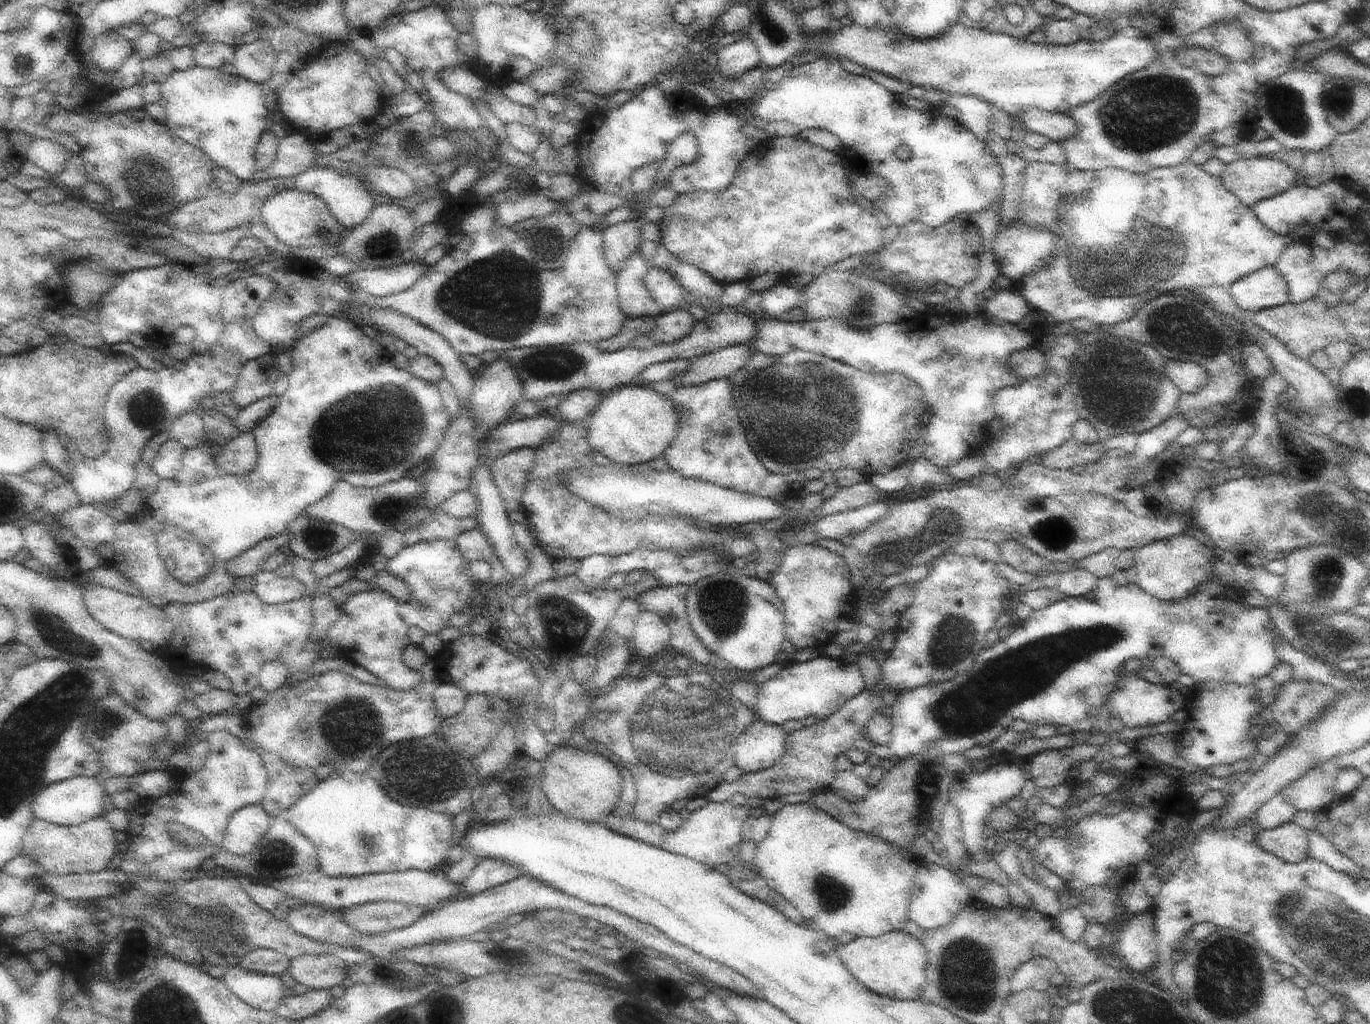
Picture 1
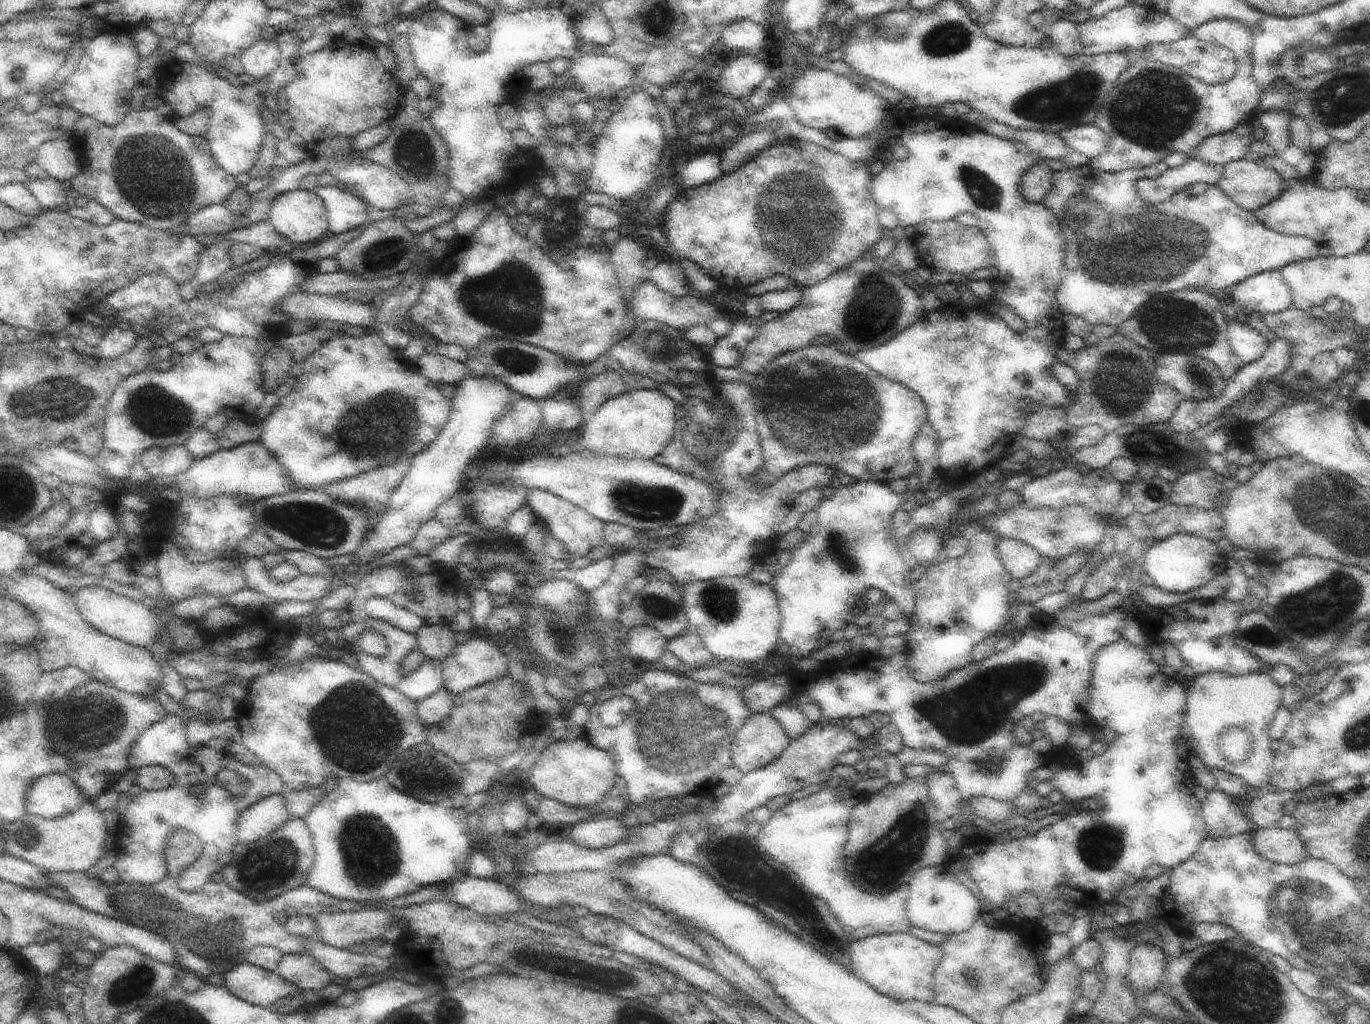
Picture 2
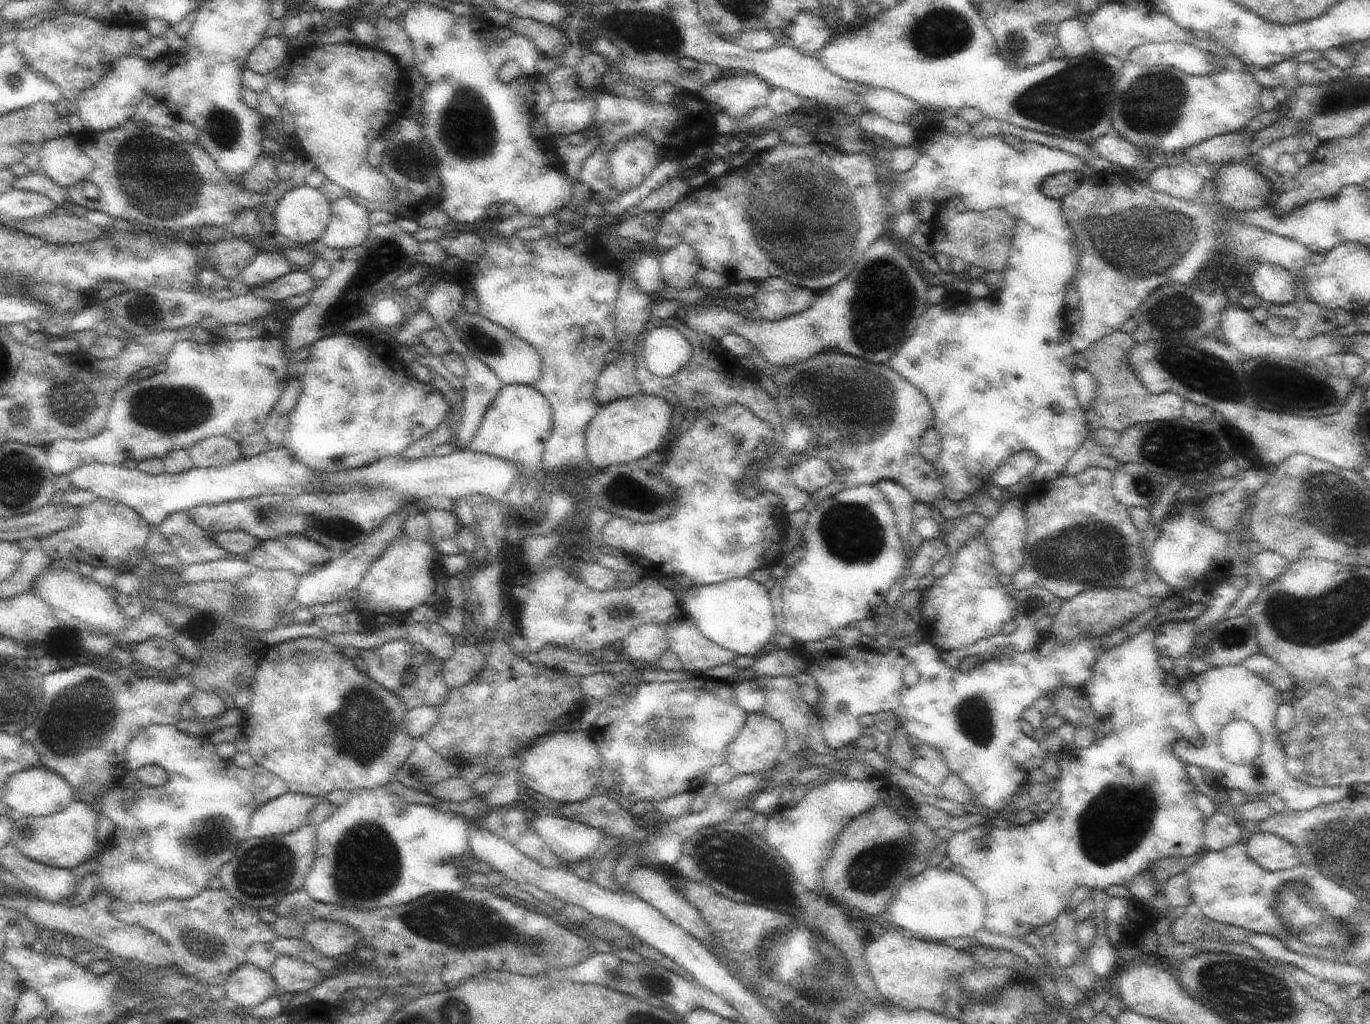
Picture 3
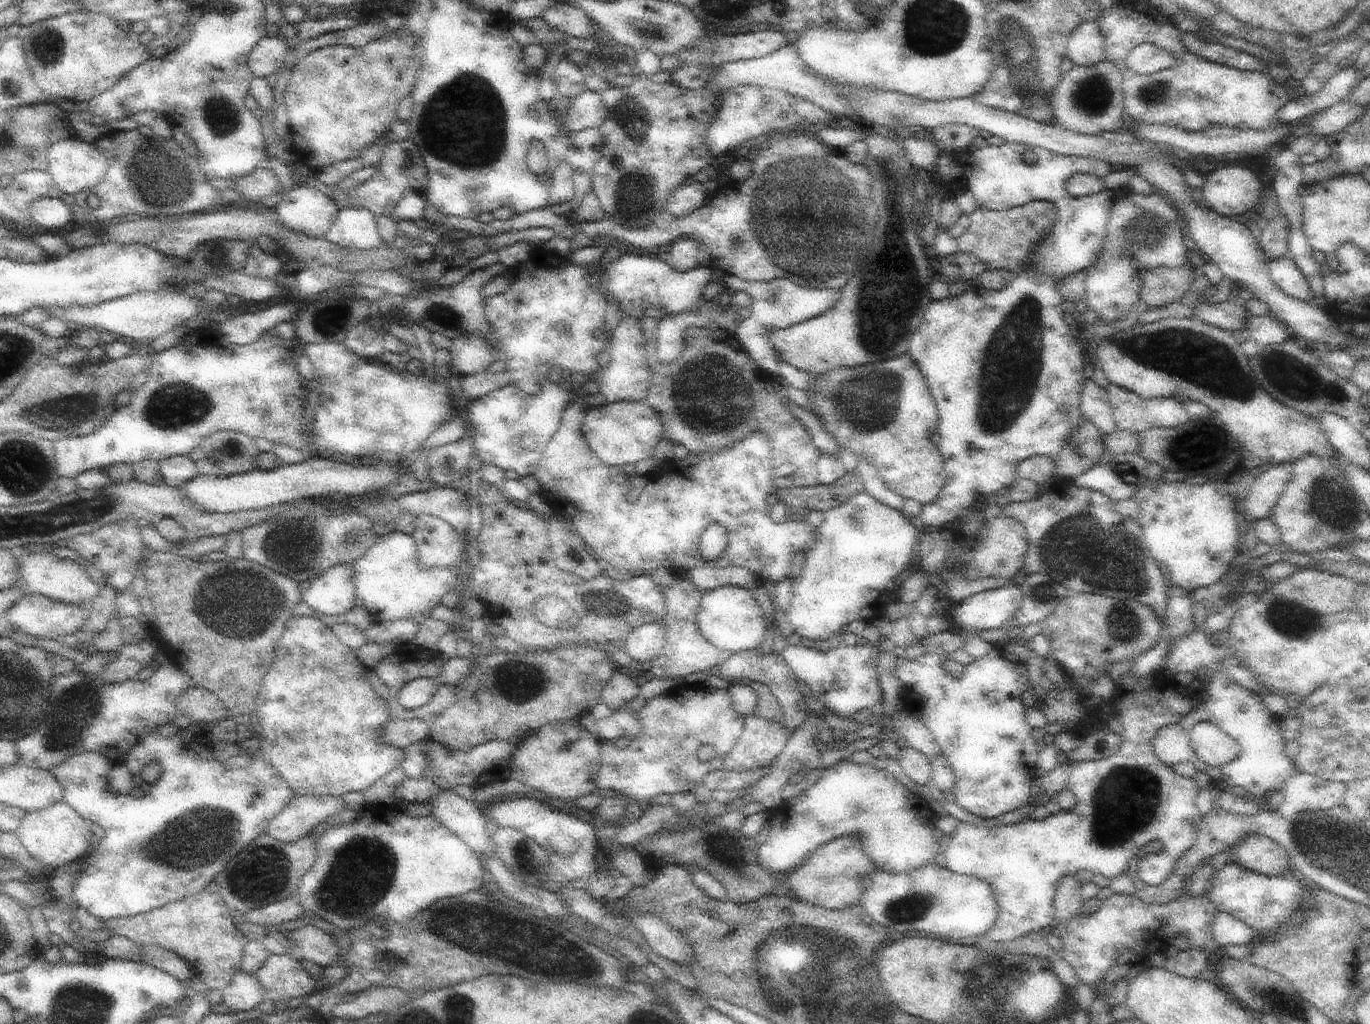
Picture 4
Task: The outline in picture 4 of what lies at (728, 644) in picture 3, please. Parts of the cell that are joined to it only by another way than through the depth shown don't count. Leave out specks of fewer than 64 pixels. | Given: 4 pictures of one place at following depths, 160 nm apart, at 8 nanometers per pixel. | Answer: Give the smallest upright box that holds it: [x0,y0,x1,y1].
[697,585,770,654]

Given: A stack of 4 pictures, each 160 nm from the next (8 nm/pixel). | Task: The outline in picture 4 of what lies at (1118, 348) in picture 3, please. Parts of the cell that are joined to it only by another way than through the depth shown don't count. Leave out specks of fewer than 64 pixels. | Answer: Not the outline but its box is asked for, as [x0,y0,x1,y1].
[1105,383,1191,433]

